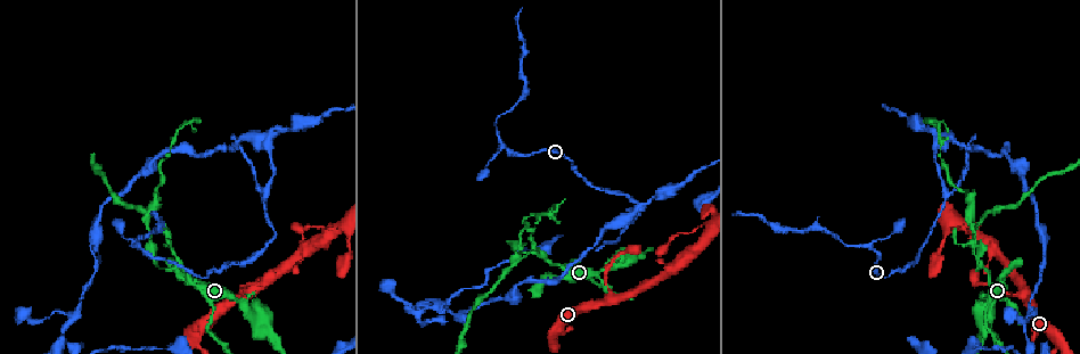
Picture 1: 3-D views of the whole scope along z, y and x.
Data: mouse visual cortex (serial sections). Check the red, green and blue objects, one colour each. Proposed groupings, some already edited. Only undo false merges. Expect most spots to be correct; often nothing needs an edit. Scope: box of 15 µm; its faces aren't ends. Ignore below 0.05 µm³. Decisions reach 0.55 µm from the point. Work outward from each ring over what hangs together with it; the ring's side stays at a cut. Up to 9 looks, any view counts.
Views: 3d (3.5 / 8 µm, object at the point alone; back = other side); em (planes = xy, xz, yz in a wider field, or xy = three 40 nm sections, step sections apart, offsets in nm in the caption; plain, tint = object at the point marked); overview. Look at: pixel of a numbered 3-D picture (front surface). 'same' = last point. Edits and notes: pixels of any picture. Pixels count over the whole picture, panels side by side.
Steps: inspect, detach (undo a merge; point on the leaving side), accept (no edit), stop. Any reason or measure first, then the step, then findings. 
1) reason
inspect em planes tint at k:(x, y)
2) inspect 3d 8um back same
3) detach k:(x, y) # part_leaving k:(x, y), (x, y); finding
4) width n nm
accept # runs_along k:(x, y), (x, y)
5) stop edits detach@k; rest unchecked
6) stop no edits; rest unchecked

three-way junction
inspect 3d 8um at 1:(264, 195)

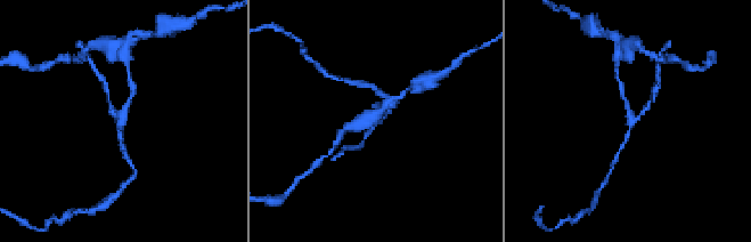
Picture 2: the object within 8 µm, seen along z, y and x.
inspect 3d 3.5um at 2:(119, 121)

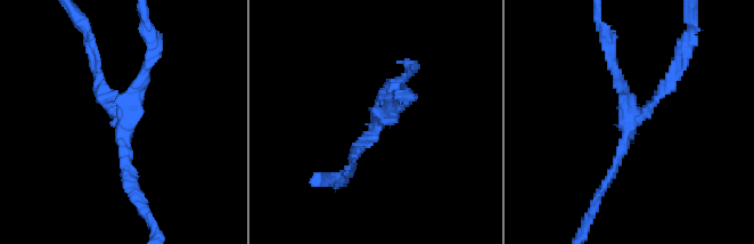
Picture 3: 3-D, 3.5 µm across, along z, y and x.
arms 3; arm_widths 150, 150, 150 nm; now the EM
inspect em xy step 3 tint at 3:(379, 118)

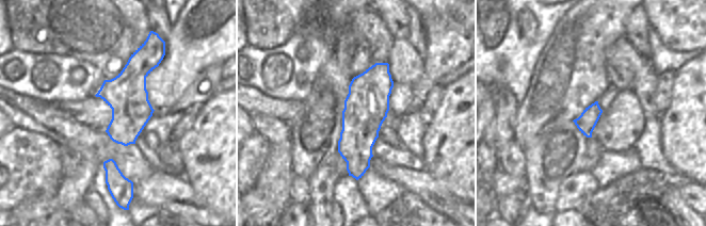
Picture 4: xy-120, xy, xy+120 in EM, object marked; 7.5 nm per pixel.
accept # continuous, no second cell

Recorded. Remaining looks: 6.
calibre changes
inspect 3d 8um at 1:(269, 138)

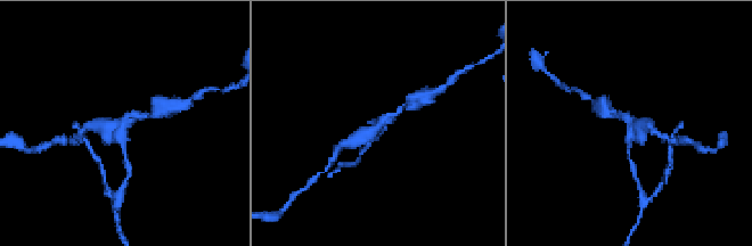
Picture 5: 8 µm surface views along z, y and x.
inspect 3d 3.5um at 5:(635, 132)

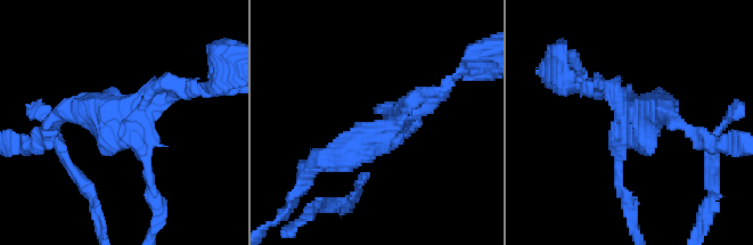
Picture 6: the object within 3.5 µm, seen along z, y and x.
shape alone is not enough
inspect em xy step 1 tint at 6:(632, 118)

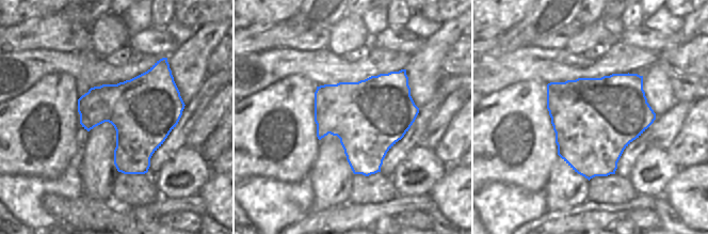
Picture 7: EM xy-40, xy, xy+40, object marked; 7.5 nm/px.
arms 3
accept # runs_along 6:(153, 190), (139, 120), (72, 109); all the same cell

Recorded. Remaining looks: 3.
inspect 3d 3.5um back at 1:(984, 267)

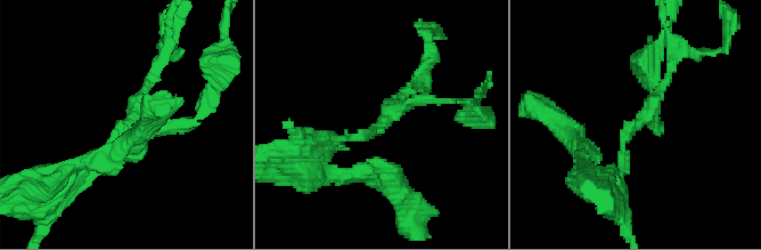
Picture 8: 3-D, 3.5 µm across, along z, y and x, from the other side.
accept # runs_along 8:(95, 169), (130, 120), (172, 127), (203, 106); all the same cell

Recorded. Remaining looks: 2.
sharp bend
inspect em xy step 2 tint at 1:(1016, 160)

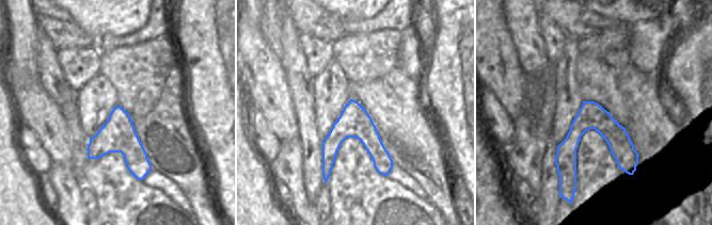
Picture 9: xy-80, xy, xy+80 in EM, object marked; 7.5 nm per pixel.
inspect 3d 3.5um back same

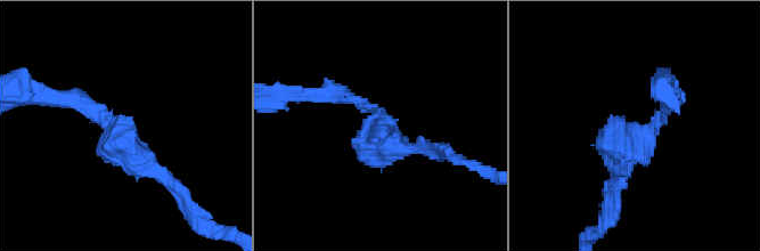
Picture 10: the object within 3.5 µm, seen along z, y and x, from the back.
accept # all the same cell

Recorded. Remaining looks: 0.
stop no edits; rest unchecked

